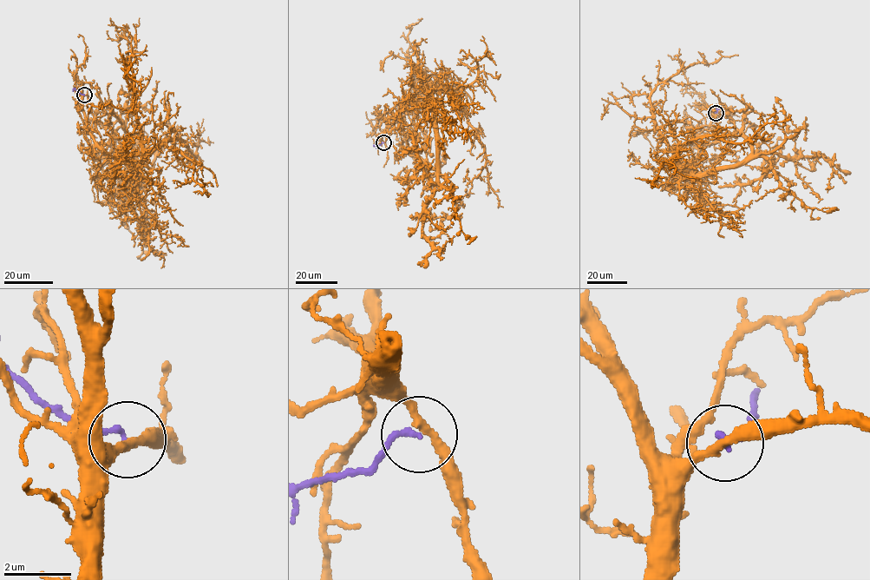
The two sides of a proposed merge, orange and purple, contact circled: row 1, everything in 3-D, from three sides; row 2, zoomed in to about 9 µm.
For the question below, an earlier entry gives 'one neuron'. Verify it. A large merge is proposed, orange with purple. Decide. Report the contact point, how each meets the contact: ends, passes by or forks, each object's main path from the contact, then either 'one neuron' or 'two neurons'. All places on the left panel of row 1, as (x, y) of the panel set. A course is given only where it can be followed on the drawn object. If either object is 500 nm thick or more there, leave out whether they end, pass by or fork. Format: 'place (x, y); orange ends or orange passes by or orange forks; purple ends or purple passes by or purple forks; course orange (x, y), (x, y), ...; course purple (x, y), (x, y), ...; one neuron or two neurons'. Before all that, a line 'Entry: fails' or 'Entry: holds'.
Entry: fails
place (84, 95); orange passes by; purple ends; course orange (84, 95), (92, 140), (134, 172), (141, 132), (134, 56), (128, 41), (120, 40), (129, 38); course purple (84, 95), (74, 88), (73, 91); two neurons

